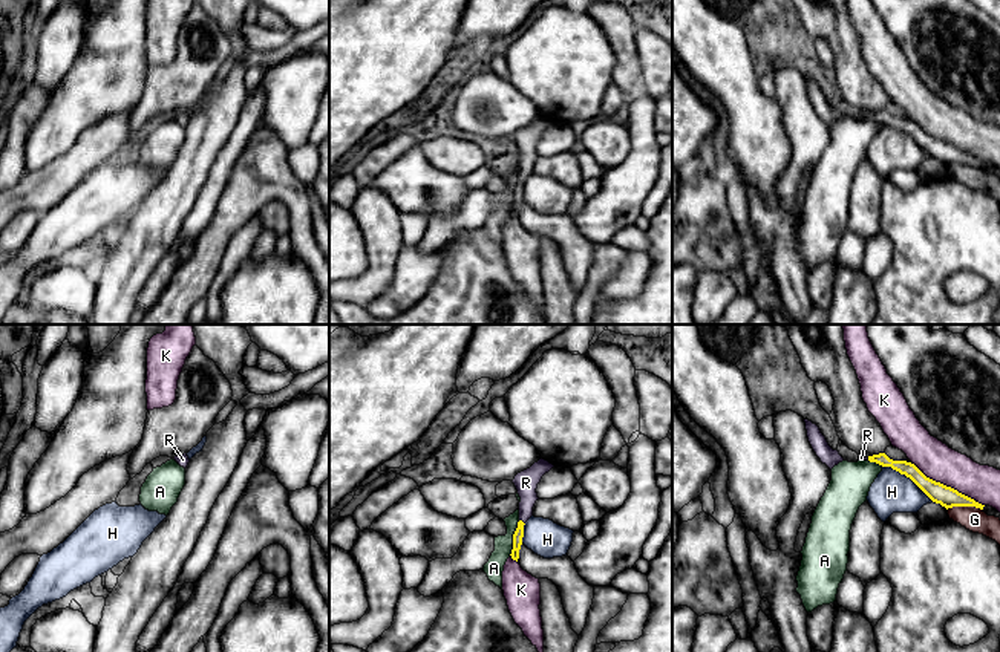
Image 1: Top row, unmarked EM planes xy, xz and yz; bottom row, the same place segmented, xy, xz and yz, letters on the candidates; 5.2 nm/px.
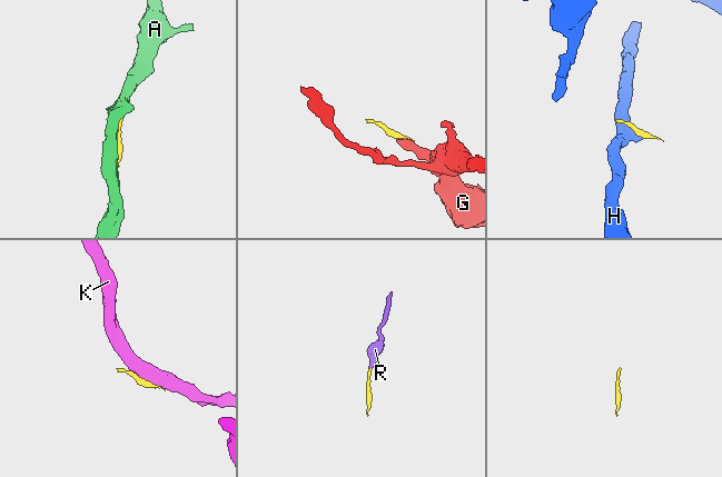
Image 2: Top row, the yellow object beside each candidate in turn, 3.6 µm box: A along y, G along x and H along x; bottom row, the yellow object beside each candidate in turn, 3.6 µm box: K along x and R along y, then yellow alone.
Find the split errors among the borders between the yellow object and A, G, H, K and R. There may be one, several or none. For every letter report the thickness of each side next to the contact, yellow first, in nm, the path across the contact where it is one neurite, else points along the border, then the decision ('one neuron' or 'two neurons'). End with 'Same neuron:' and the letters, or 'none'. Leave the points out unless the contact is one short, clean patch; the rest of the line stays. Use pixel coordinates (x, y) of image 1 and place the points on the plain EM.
A: calibres 50 and 100 nm; two neurons
G: calibres 110 and 130 nm; border yz (947, 166), (979, 164), (982, 167); two neurons
H: calibres 110 and 220 nm; border yz (882, 123), (890, 123), (908, 133), (933, 158); two neurons
K: calibres 110 and 190 nm; two neurons
R: calibres 50 and 120 nm; way xz (518, 192), (522, 179), (526, 140); one neuron
Same neuron: R

